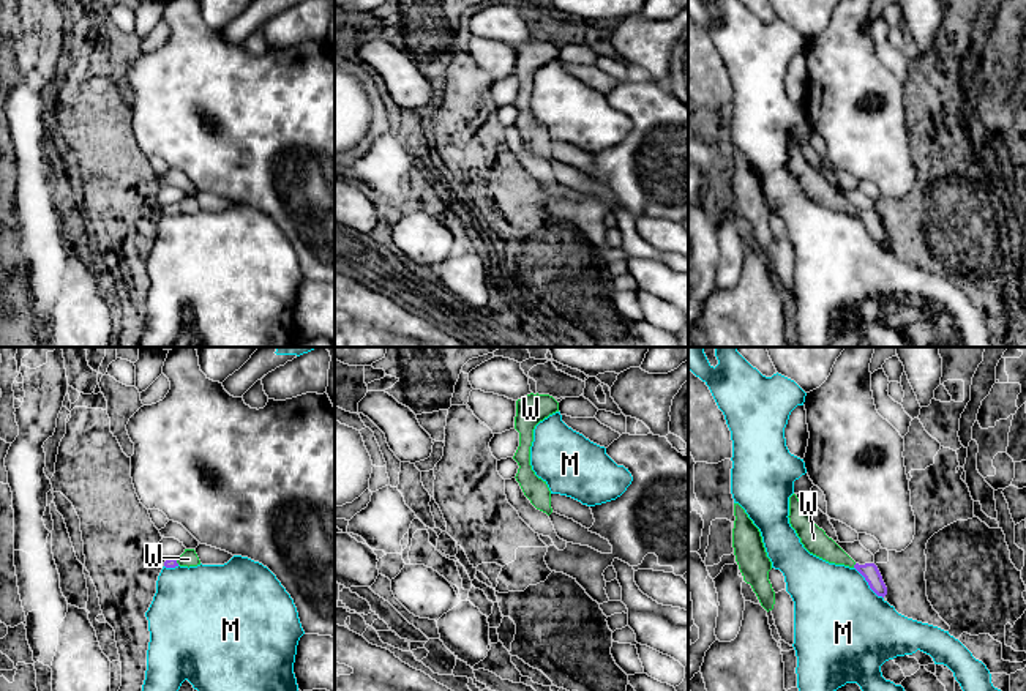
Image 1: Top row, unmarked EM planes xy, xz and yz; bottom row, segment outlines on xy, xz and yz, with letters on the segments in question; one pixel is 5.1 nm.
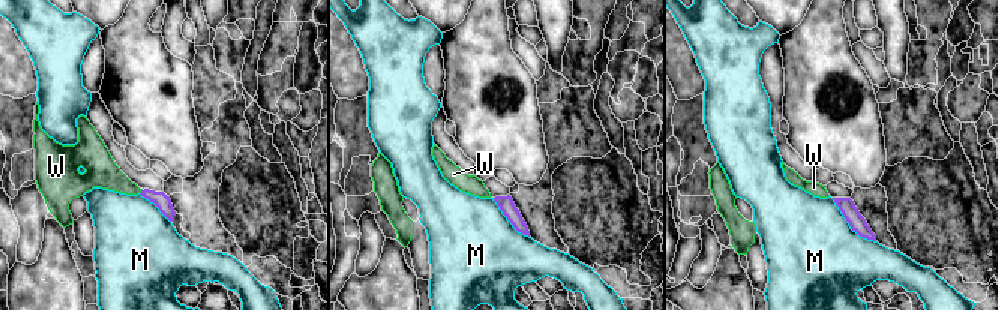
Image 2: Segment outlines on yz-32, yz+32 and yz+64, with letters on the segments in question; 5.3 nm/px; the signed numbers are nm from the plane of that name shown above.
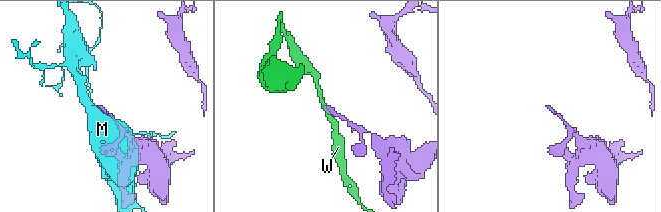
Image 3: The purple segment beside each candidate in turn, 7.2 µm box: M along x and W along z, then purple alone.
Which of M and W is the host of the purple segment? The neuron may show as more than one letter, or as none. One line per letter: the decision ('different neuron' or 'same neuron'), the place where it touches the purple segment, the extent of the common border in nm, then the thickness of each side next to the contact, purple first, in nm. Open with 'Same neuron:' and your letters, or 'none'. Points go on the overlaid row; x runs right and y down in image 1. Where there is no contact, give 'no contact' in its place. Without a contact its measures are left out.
Same neuron: W
M: different neuron; contact yz (868, 584); length 220 nm; calibres 90 and 480 nm
W: same neuron; contact yz (854, 565); length 30 nm; calibres 90 and 130 nm

